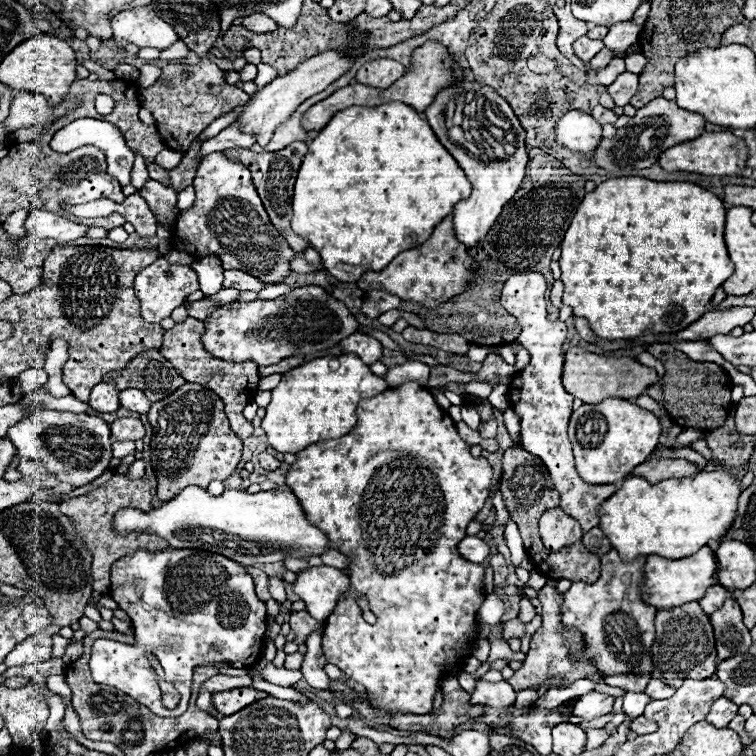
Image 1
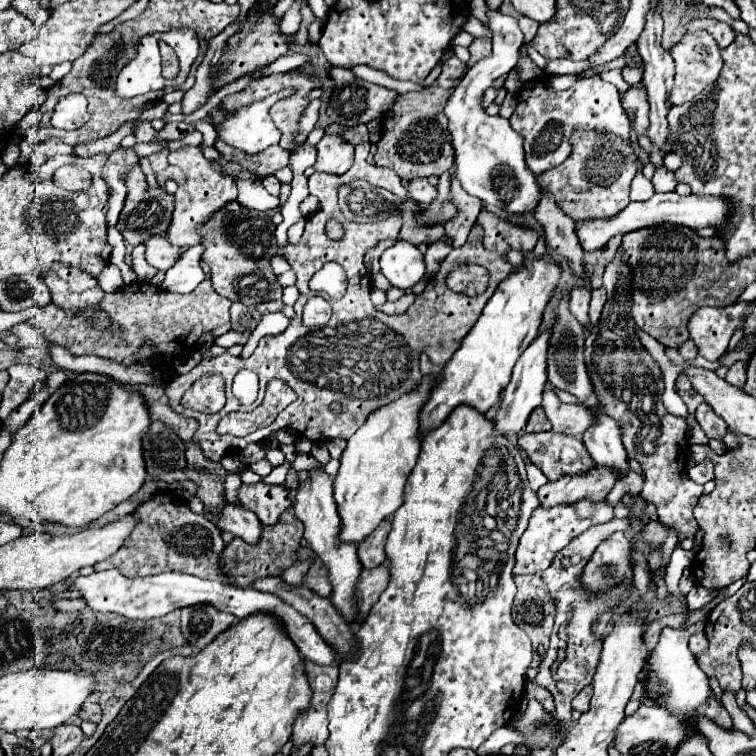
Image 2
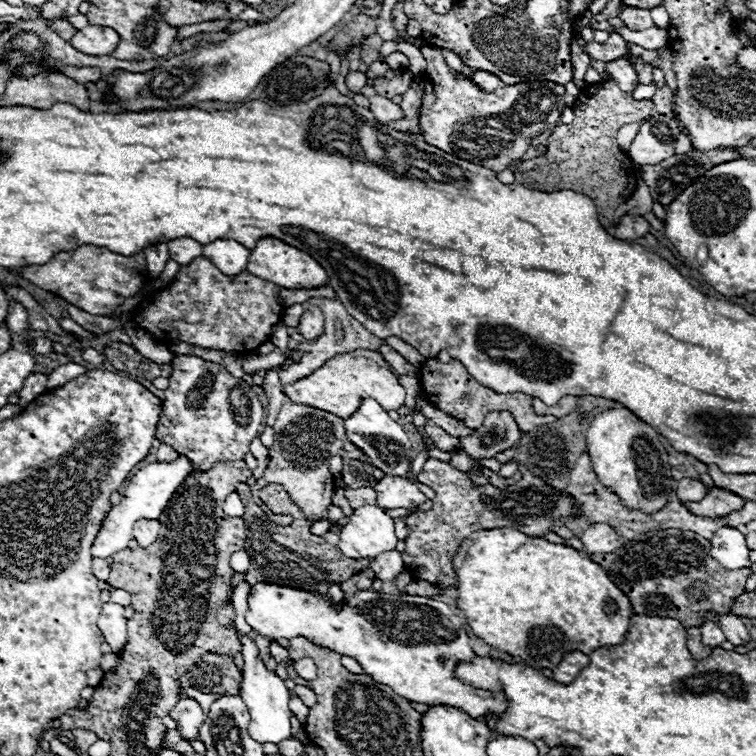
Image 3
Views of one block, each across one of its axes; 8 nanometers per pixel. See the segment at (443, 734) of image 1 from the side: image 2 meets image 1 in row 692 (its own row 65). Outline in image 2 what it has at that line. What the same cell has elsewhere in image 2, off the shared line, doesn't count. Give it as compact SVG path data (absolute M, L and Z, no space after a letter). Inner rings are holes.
M456 56L448 58L442 64L438 78L444 85L432 84L422 92L398 94L394 106L382 120L382 138L376 144L374 164L380 168L392 168L402 180L412 180L420 176L440 176L442 172L454 166L454 148L450 144L448 118L444 116L444 106L458 86L460 78L466 74L466 64ZM448 82L448 84L446 84Z

